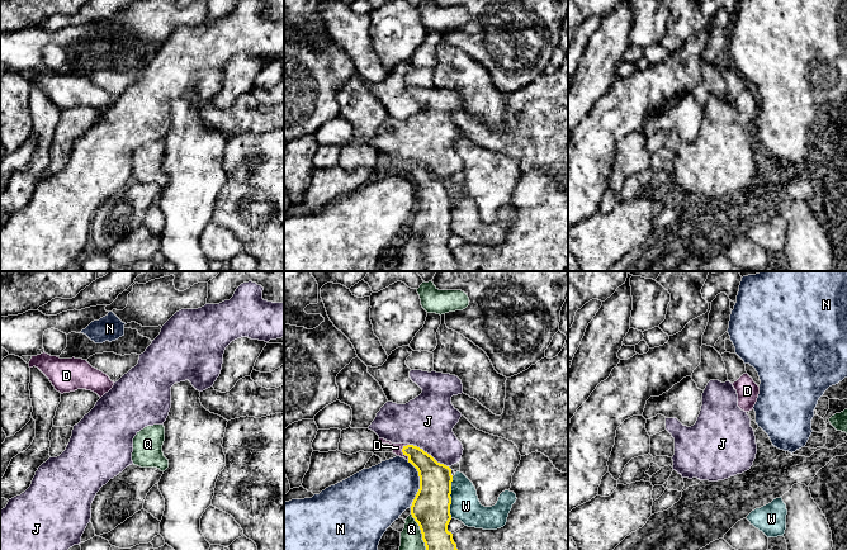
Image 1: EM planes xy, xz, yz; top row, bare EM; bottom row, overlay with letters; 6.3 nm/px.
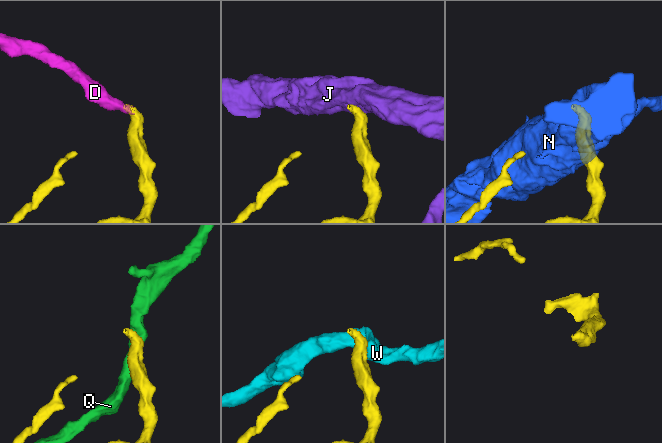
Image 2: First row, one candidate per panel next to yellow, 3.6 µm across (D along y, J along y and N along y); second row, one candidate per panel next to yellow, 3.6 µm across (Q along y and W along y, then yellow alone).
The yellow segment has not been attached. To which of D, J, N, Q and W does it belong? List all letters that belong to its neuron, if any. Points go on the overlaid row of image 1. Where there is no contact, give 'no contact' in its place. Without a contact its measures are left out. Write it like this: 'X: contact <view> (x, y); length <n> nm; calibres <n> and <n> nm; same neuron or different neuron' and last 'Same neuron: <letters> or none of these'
D: contact xz (402, 451); length 100 nm; calibres 180 and 60 nm; same neuron
J: contact xz (427, 454); length 280 nm; calibres 200 and 340 nm; different neuron
N: contact xz (420, 482); length 280 nm; calibres 240 and 360 nm; different neuron
Q: contact xz (421, 531); length 260 nm; calibres 240 and 140 nm; different neuron
W: contact xz (450, 497); length 260 nm; calibres 240 and 190 nm; different neuron
Same neuron: D

